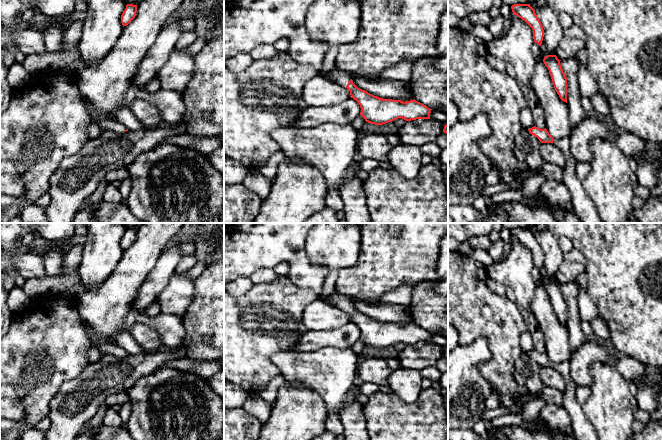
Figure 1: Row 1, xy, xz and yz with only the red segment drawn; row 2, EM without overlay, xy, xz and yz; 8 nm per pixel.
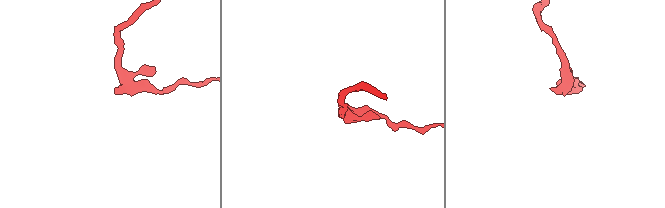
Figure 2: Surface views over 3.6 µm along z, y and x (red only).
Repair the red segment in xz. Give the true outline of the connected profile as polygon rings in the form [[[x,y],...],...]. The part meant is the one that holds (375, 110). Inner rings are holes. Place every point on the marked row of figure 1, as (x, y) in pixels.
[[[334,69],[327,73],[322,72],[320,75],[346,87],[350,91],[350,97],[360,105],[360,115],[368,123],[383,125],[398,118],[406,121],[430,119],[432,109],[415,99],[403,102],[401,100],[379,98],[358,88],[349,74],[339,69]]]

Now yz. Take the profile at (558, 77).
[[[547,55],[543,62],[549,70],[554,88],[560,99],[567,103],[567,78],[556,55]]]

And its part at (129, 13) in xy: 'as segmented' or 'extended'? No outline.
as segmented

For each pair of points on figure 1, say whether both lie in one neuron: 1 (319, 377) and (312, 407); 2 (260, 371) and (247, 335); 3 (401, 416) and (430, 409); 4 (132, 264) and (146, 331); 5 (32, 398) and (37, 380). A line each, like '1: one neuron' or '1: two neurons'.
1: two neurons
2: one neuron
3: one neuron
4: two neurons
5: one neuron

